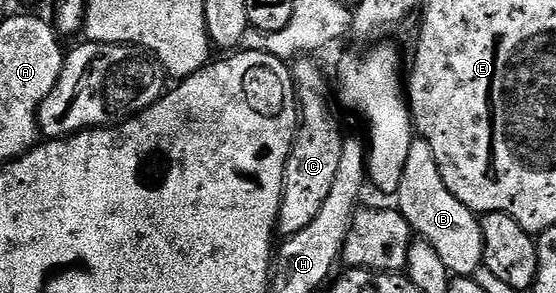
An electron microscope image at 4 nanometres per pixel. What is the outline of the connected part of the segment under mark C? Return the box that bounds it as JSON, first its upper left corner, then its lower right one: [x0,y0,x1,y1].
[277,56,346,238]

